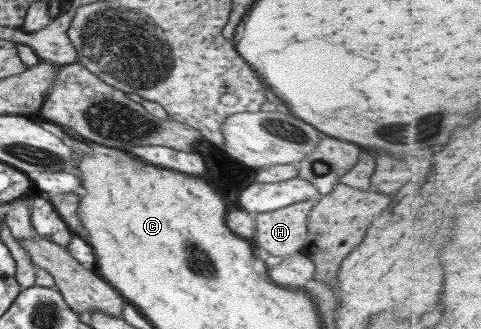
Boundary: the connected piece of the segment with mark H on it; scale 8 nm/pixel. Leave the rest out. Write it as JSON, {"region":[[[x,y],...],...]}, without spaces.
{"region":[[[306,200],[255,215],[254,247],[265,248],[274,256],[287,257],[305,249],[309,234],[306,220],[314,202]]]}

